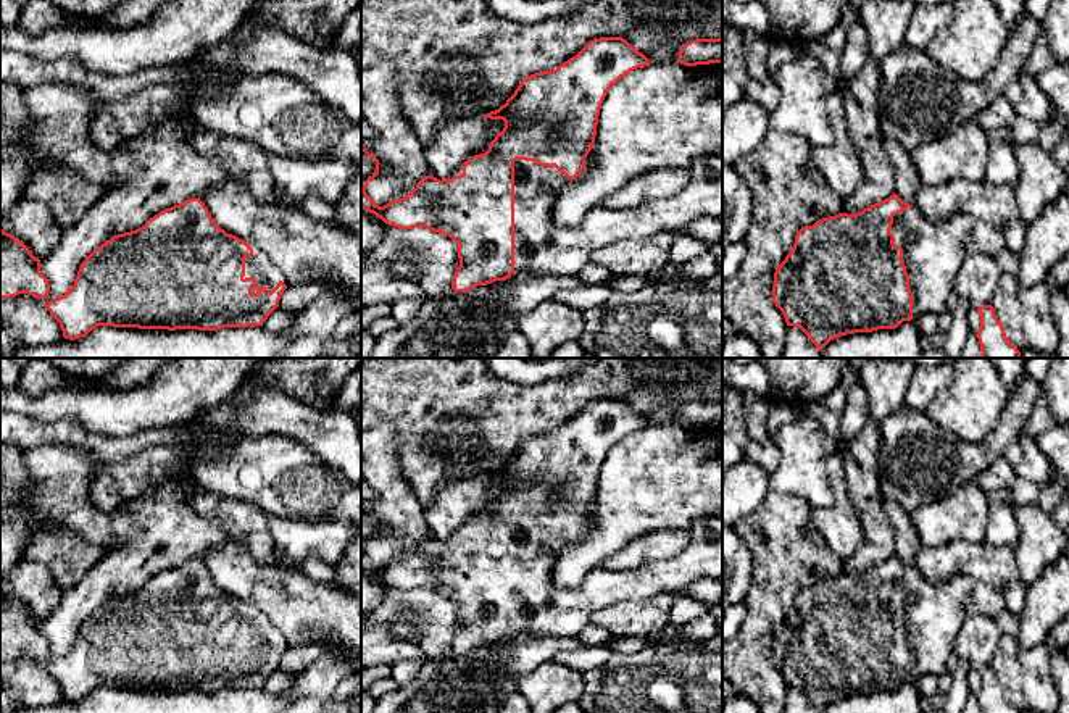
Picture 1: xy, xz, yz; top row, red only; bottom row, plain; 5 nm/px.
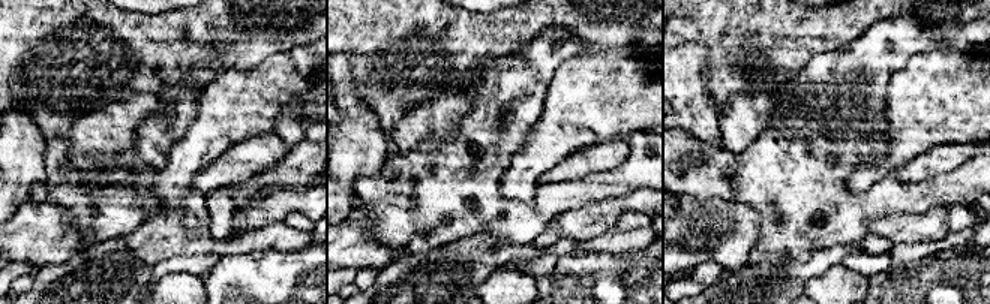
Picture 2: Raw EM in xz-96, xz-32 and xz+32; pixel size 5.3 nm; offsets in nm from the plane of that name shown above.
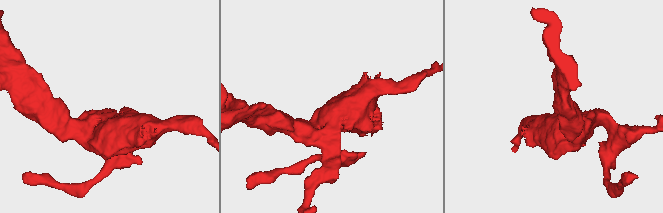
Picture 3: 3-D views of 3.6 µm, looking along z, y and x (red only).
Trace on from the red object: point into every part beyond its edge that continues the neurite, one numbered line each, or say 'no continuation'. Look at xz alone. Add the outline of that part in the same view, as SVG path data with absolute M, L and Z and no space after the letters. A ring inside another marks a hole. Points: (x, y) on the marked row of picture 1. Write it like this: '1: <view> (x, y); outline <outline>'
1: xz (542, 247); outline M722 158L690 163L690 181L677 194L637 208L595 206L574 227L553 221L553 206L569 179L555 166L514 161L514 273L540 277L577 276L598 248L697 219L722 221Z

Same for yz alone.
1: yz (932, 250); outline M914 206L906 208L893 216L890 232L895 236L893 244L903 248L913 292L913 319L946 310L967 256L996 256L1006 248L1001 231L967 213L930 221Z

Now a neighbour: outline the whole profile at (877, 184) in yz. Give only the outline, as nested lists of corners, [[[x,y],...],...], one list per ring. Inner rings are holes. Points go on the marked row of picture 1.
[[[848,84],[838,89],[845,97],[845,119],[863,166],[863,181],[853,195],[843,198],[842,213],[855,215],[895,194],[893,165],[884,148],[877,111],[858,103]]]

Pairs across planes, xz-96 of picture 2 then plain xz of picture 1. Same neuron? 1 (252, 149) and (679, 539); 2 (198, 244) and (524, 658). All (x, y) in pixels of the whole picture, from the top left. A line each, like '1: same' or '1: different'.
1: same
2: same

